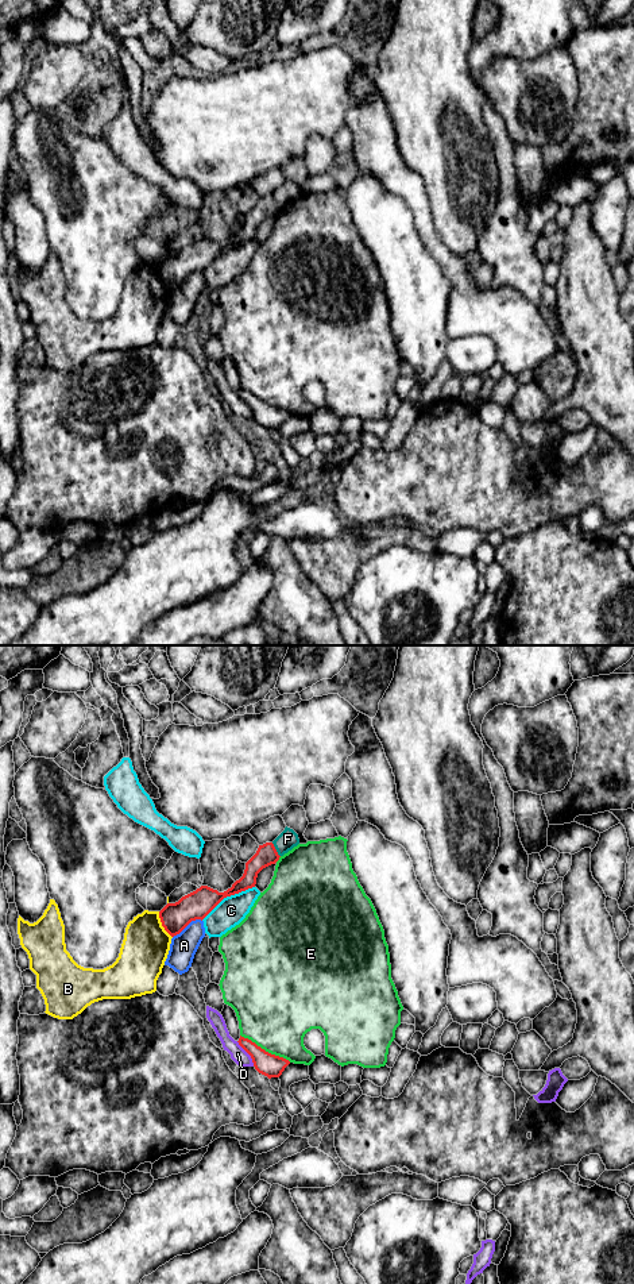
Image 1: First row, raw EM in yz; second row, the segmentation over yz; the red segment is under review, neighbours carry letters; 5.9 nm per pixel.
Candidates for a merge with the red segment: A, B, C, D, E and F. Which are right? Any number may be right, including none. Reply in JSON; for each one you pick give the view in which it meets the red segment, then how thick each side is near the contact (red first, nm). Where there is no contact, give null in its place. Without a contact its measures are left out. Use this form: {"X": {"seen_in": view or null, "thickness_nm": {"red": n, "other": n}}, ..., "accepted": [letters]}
{"accepted": []}

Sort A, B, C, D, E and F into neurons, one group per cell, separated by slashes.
A / B / C / D / E / F

